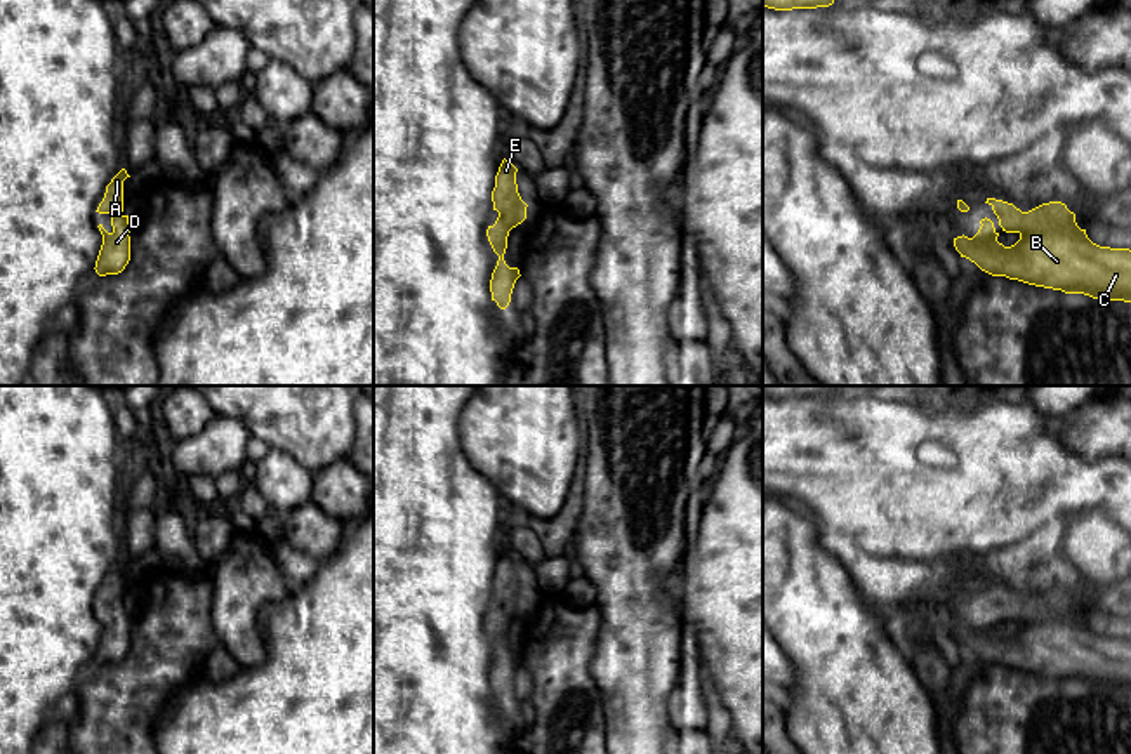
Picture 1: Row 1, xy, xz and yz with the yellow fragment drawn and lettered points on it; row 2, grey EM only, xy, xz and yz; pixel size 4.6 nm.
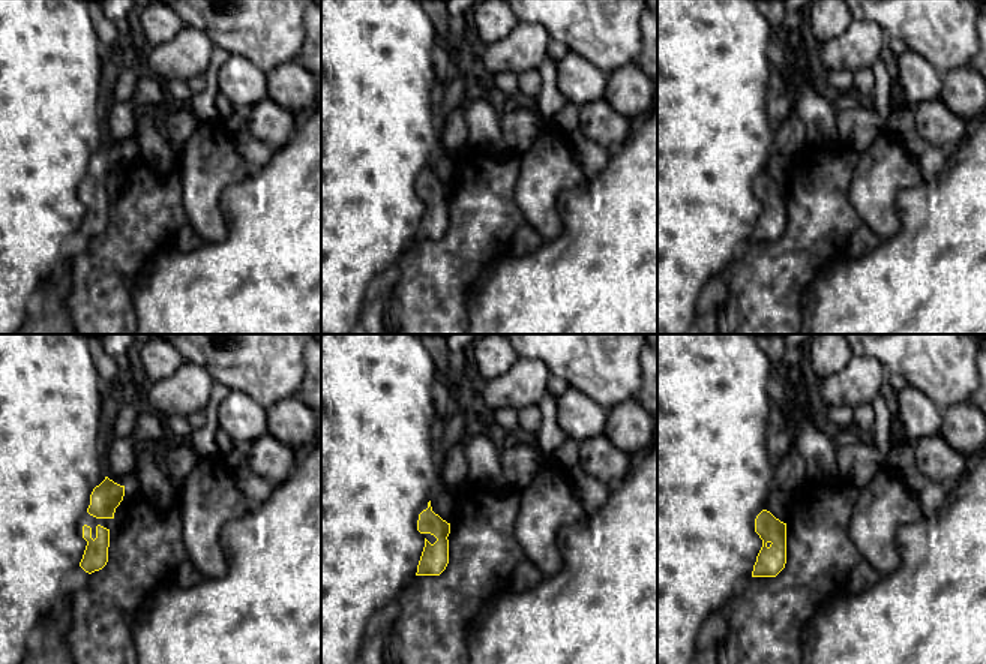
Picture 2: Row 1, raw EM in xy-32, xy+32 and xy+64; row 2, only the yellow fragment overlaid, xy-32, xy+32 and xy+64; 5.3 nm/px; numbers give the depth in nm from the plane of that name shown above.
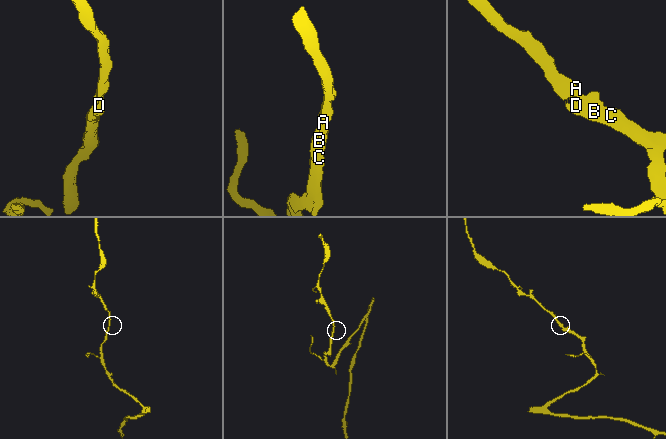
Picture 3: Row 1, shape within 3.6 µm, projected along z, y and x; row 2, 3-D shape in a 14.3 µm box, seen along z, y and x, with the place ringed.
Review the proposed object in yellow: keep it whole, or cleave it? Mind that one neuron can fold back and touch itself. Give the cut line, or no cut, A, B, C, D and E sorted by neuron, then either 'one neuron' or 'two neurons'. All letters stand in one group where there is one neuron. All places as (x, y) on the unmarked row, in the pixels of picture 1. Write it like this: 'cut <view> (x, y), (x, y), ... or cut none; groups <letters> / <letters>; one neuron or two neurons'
cut none; groups A B C D E; one neuron

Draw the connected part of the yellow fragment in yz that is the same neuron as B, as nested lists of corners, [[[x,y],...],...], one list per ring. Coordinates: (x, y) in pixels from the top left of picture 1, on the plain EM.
[[[995,587],[985,592],[992,596],[1002,620],[1018,622],[1020,629],[1004,636],[997,631],[994,612],[985,606],[973,627],[954,627],[961,646],[992,665],[1131,691],[1131,639],[1093,632],[1065,592],[1049,591],[1028,601]]]

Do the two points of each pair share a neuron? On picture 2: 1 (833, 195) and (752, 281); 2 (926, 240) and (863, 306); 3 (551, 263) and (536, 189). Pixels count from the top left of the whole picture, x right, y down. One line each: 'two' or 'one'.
1: one
2: one
3: two

